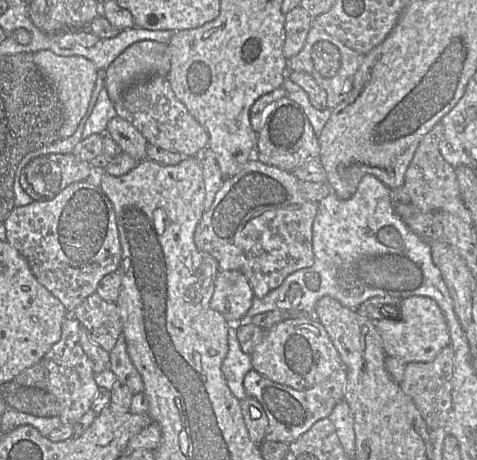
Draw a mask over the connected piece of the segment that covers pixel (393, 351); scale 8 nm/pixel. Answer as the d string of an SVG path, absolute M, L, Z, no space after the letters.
M411 296L392 306L398 313L397 319L383 318L372 320L379 333L387 356L410 362L430 362L439 352L450 344L449 329L438 304L429 297Z

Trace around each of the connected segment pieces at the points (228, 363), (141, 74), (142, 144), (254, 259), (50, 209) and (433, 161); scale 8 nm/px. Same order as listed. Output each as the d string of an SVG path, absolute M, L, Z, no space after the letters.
M240 323L228 324L228 353L223 360L221 371L232 394L239 400L246 399L243 386L245 375L252 370L250 355L244 353L237 339L236 329Z
M142 40L126 48L106 69L105 88L113 103L135 83L155 75L166 77L171 68L168 44Z
M118 115L111 119L107 125L106 135L118 144L123 153L132 156L137 161L147 159L147 140L125 119Z
M252 159L235 176L224 180L212 206L203 213L196 227L194 242L197 249L212 256L219 271L241 272L248 279L256 298L265 297L278 288L287 276L314 263L312 227L318 203L303 198L299 182L293 173Z
M93 180L72 183L51 200L15 207L4 222L7 242L28 262L34 276L66 308L69 314L96 292L100 280L119 267L122 248L114 208Z
M439 122L423 137L405 173L403 190L409 197L409 203L423 212L438 210L448 200L460 197L455 168L443 158L439 151L443 134L444 127Z

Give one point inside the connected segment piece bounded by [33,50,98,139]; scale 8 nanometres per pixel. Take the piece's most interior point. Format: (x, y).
(73, 77)

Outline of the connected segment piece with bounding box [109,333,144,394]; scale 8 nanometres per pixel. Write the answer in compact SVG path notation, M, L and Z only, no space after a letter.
M121 333L114 348L109 352L110 369L117 379L124 382L133 394L144 391L144 384L141 375L133 365L128 352L124 335Z

